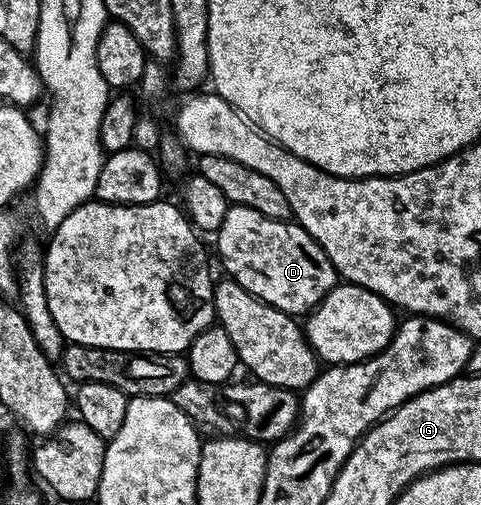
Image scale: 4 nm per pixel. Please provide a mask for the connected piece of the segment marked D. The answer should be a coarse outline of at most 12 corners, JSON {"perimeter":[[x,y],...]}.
{"perimeter":[[233,205],[225,275],[305,317],[339,283],[296,222]]}

